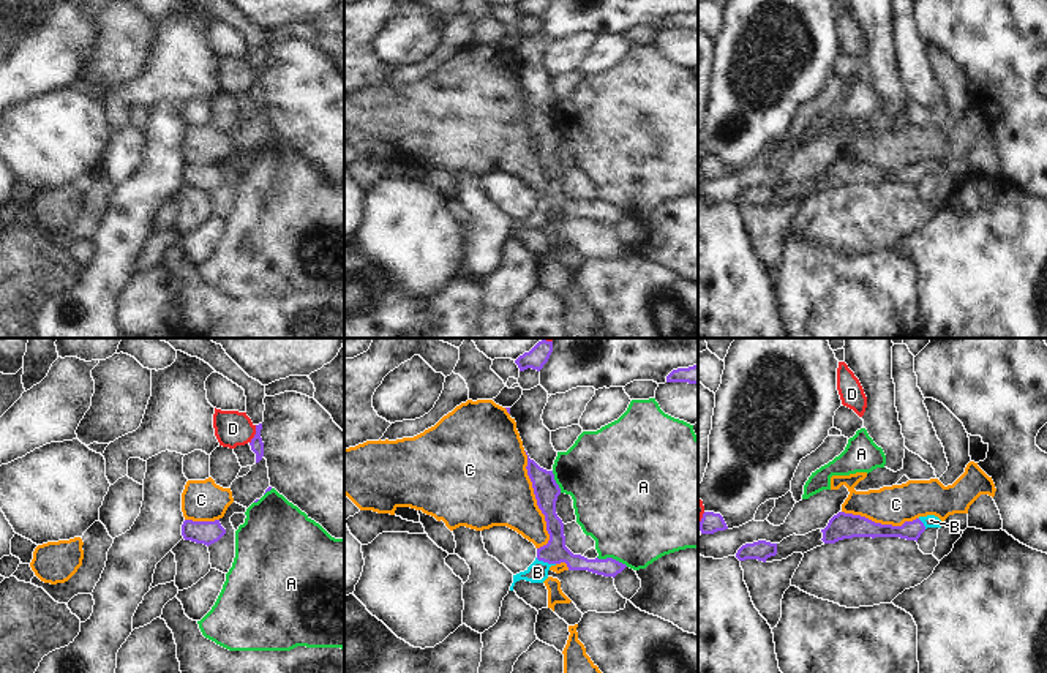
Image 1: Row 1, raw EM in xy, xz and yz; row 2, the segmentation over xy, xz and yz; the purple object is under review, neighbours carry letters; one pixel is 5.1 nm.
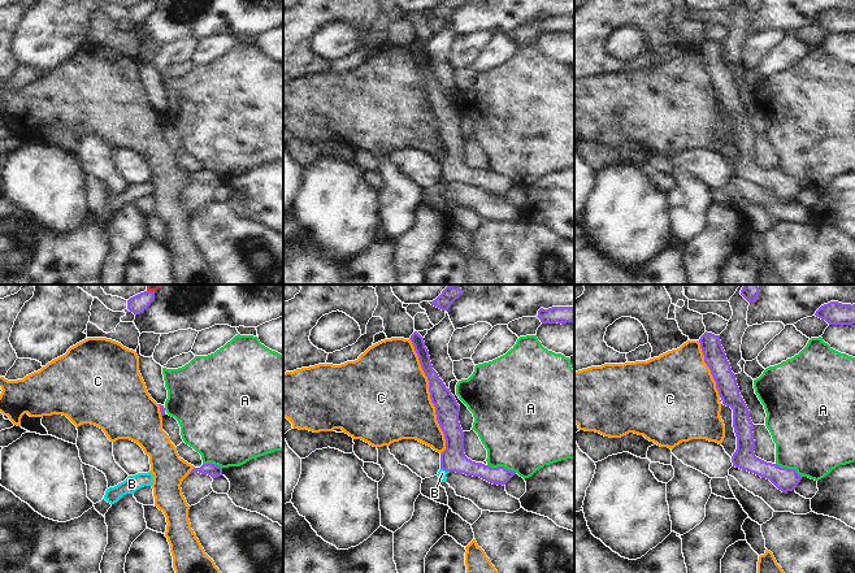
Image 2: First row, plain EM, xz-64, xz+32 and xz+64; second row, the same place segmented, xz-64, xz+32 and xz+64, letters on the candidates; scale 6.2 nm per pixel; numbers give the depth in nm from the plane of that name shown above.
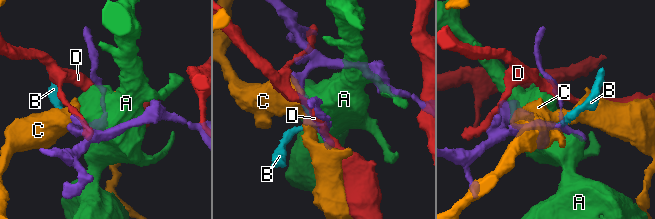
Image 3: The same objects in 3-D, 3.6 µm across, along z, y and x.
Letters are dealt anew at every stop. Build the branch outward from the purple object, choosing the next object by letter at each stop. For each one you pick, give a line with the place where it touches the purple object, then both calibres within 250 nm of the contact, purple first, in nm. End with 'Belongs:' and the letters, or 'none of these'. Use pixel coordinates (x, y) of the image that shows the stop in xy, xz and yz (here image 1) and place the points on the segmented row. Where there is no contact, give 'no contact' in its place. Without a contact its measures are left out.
B: meets purple in xz at (545, 561); 120 nm thick on the purple side, 110 nm on the other
Belongs: B

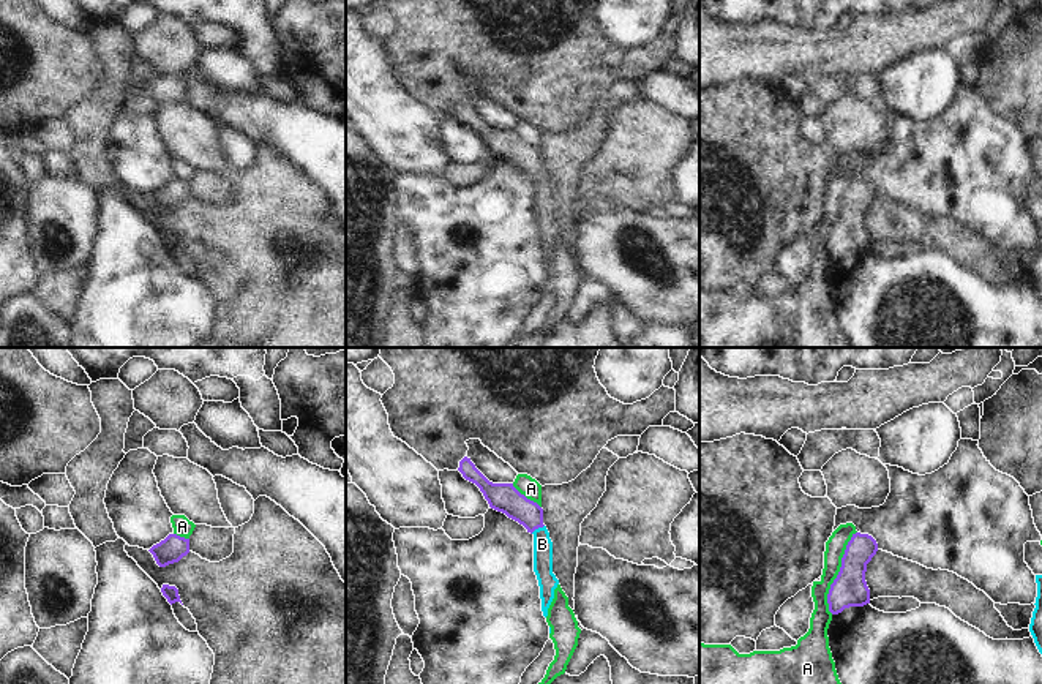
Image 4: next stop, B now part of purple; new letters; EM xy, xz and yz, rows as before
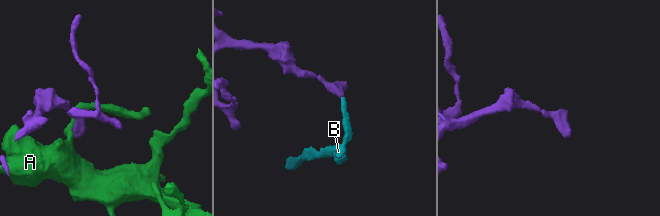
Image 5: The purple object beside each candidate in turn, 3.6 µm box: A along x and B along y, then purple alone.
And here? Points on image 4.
B: meets purple in xz at (537, 528); 150 nm thick on the purple side, 100 nm on the other
Belongs: B

